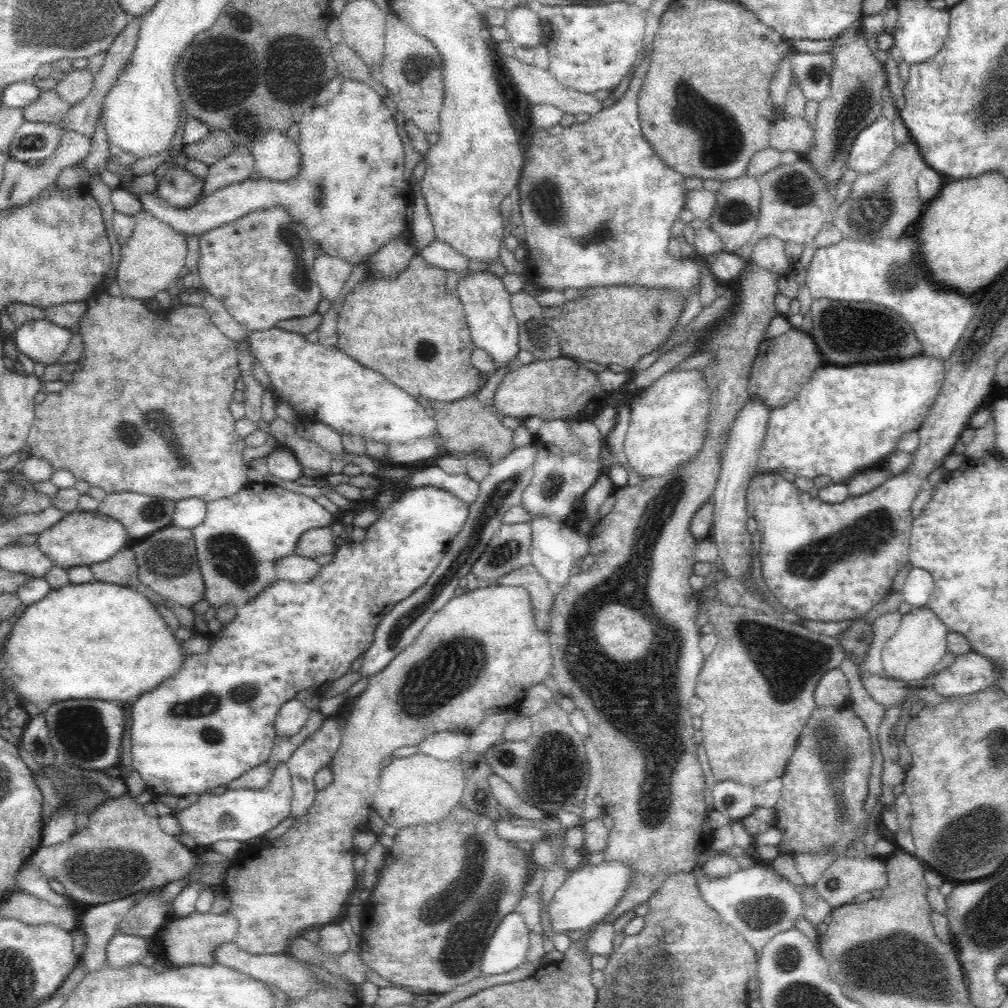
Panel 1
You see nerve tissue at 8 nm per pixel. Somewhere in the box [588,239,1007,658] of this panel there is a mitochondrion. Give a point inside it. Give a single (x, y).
(872, 532)

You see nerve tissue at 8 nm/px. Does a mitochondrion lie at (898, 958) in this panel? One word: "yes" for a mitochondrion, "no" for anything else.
yes

